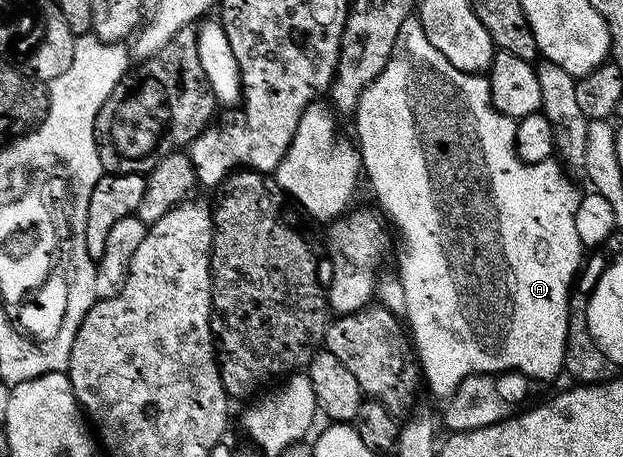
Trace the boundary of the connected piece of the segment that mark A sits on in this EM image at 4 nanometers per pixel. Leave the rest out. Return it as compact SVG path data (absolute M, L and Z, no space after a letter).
M407 21L396 36L392 58L386 67L364 90L356 104L356 137L362 169L366 181L372 184L382 208L388 212L400 237L404 240L404 254L400 257L398 276L406 291L404 313L408 317L410 340L420 362L423 380L428 389L439 399L447 398L450 386L471 373L523 373L536 381L548 381L563 372L566 351L566 335L569 329L569 295L584 261L584 246L574 227L574 215L582 193L564 175L563 166L553 158L529 164L516 154L516 121L505 113L499 113L492 103L492 92L487 76L479 73L463 73L426 39L419 23Z

